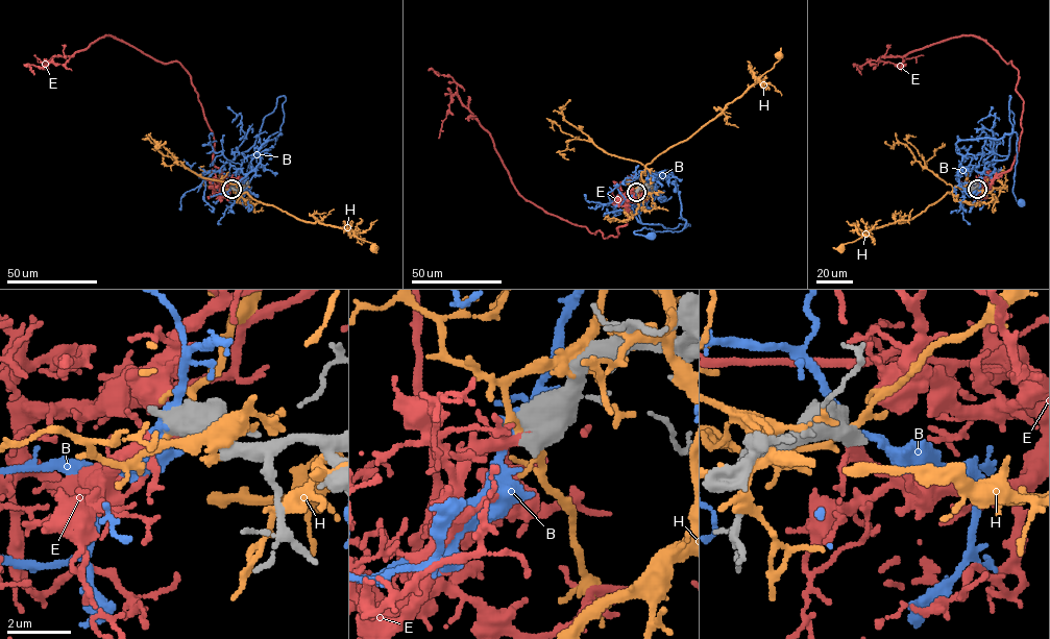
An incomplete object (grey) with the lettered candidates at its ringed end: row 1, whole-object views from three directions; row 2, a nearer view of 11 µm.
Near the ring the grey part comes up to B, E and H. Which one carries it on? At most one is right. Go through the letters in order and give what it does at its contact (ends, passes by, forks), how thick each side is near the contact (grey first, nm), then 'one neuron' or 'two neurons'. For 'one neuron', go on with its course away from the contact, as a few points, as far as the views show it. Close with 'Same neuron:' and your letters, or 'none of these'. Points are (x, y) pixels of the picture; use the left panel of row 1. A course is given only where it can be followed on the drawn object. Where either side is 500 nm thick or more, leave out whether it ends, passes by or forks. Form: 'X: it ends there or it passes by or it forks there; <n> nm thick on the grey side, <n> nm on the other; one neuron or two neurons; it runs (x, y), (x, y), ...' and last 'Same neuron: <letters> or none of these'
B: 550 nm thick on the grey side, 280 nm on the other; two neurons
E: 550 nm thick on the grey side, 240 nm on the other; one neuron; it runs (232, 189), (223, 190), (211, 129), (177, 62), (163, 63), (106, 35), (44, 65), (33, 55)
H: 600 nm thick on the grey side, 160 nm on the other; two neurons
Same neuron: E

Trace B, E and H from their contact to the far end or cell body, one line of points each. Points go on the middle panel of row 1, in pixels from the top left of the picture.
B: (635, 191), (645, 172), (664, 177), (669, 171), (675, 179), (686, 225), (634, 231), (650, 236)
E: (636, 192), (627, 222), (604, 238), (527, 201), (491, 134), (455, 94), (438, 138)
H: (636, 192), (648, 164), (714, 119), (771, 70), (779, 55)

